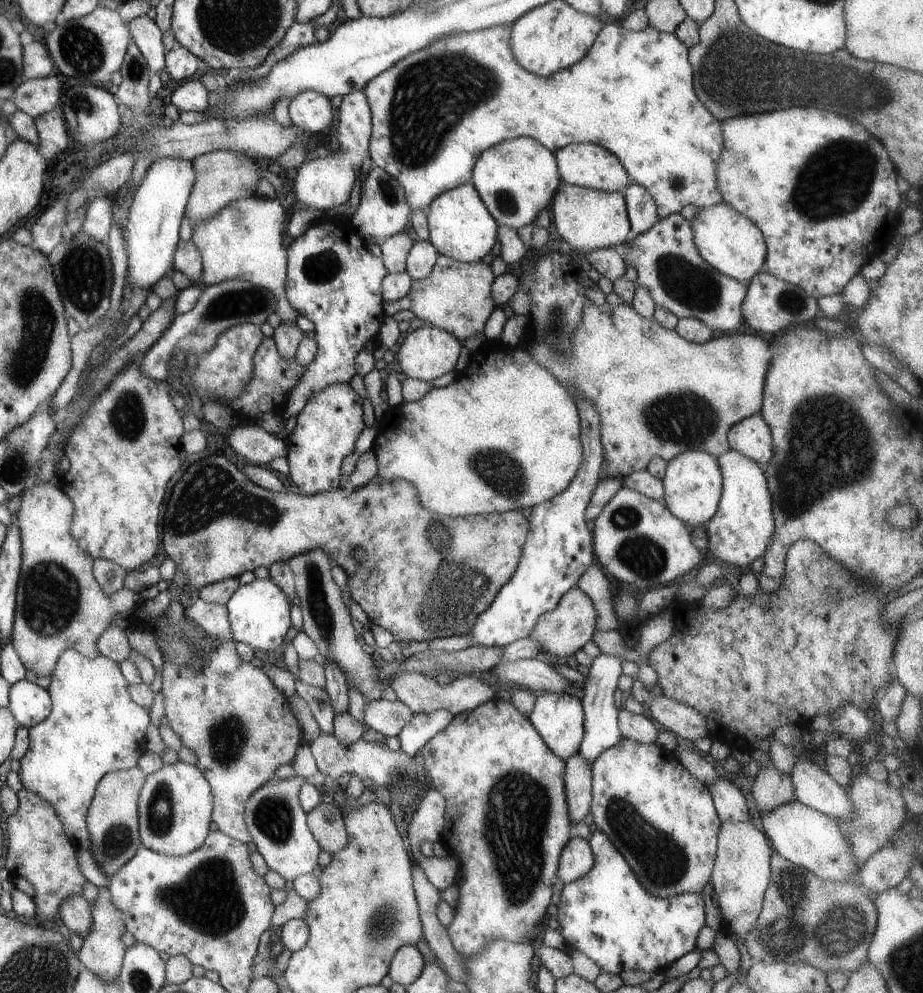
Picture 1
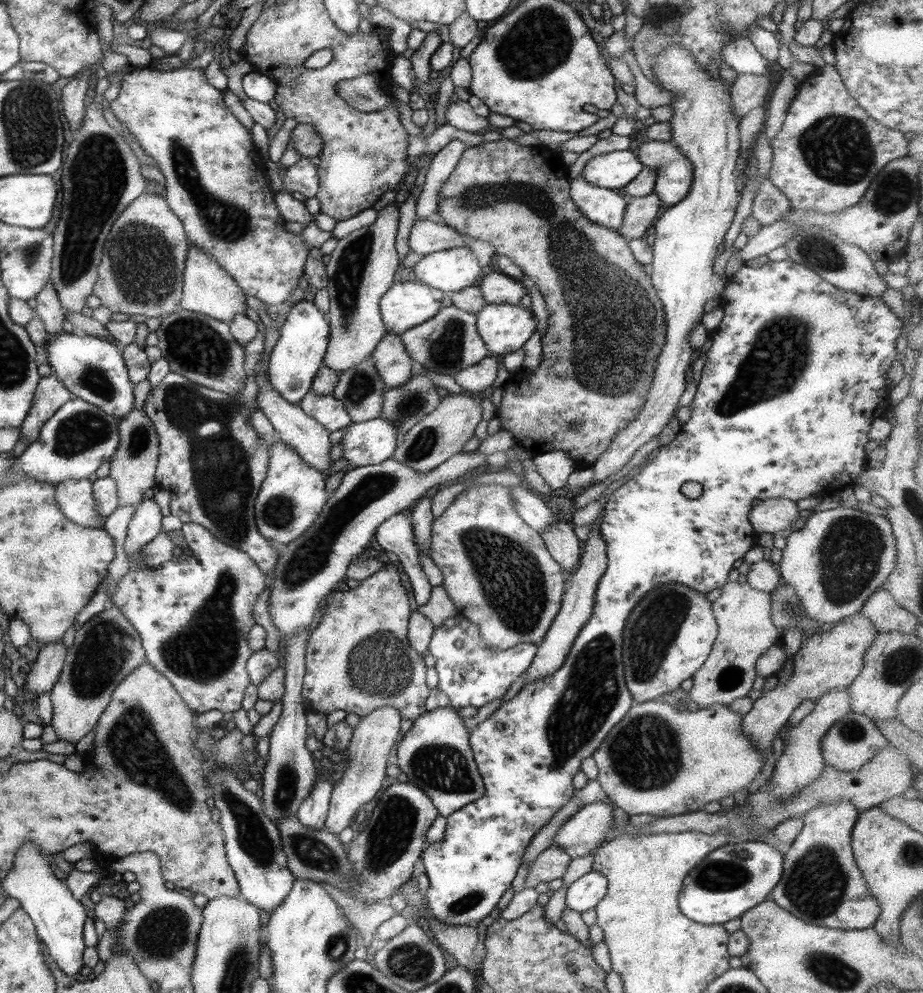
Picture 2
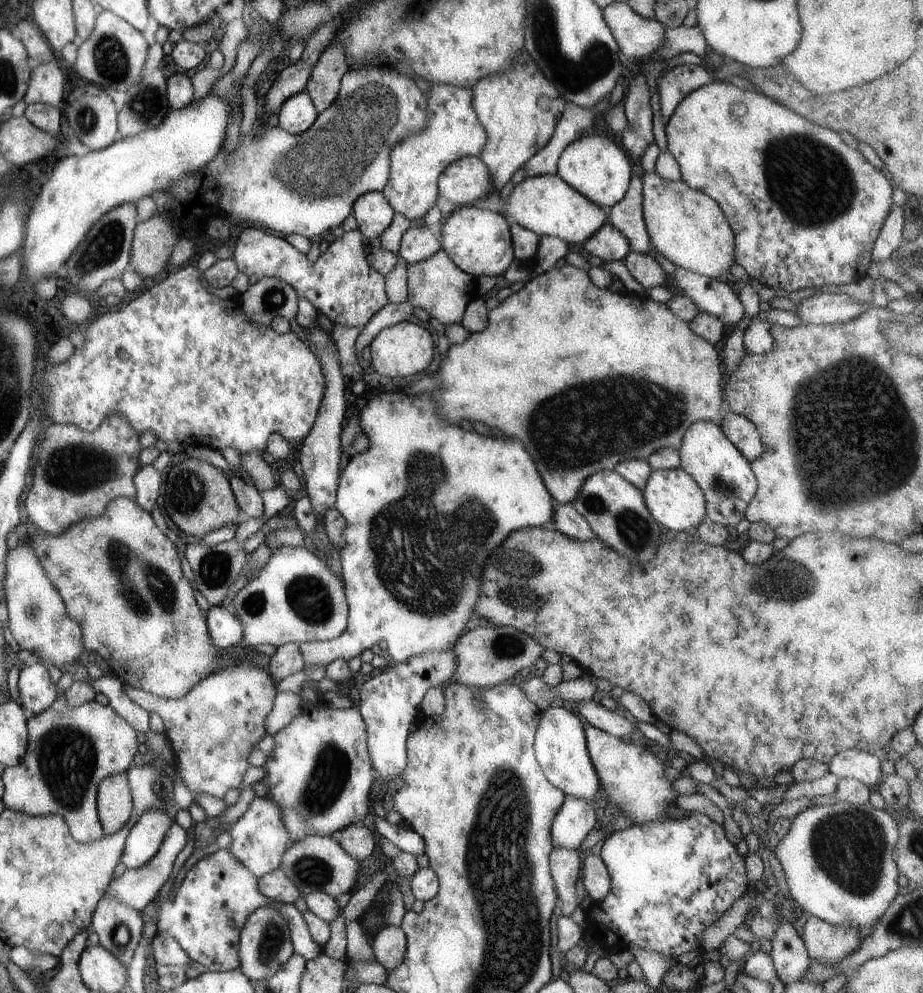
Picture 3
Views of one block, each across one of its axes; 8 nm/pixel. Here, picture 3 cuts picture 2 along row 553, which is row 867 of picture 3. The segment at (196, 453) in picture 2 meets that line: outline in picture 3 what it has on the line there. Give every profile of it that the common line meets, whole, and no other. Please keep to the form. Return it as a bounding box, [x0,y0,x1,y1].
[226,796,290,879]

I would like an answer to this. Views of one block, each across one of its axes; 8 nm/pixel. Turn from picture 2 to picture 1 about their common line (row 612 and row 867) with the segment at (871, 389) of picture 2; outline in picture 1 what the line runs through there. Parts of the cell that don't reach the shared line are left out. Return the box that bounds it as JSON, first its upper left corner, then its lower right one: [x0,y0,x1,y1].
[553,832,705,975]

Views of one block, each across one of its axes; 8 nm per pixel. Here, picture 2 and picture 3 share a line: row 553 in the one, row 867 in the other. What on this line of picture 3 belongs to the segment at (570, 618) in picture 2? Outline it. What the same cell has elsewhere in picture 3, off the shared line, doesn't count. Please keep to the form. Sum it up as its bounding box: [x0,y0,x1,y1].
[580,856,610,903]

